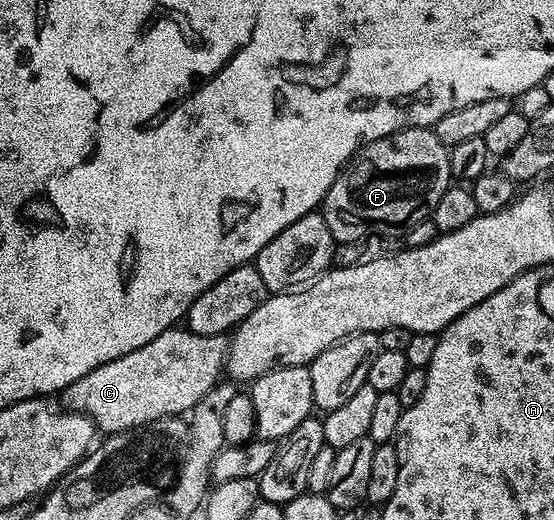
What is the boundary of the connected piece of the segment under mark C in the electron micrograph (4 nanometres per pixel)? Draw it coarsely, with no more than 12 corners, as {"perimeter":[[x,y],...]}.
{"perimeter":[[167,330],[74,380],[105,435],[187,415],[221,381],[223,334]]}

